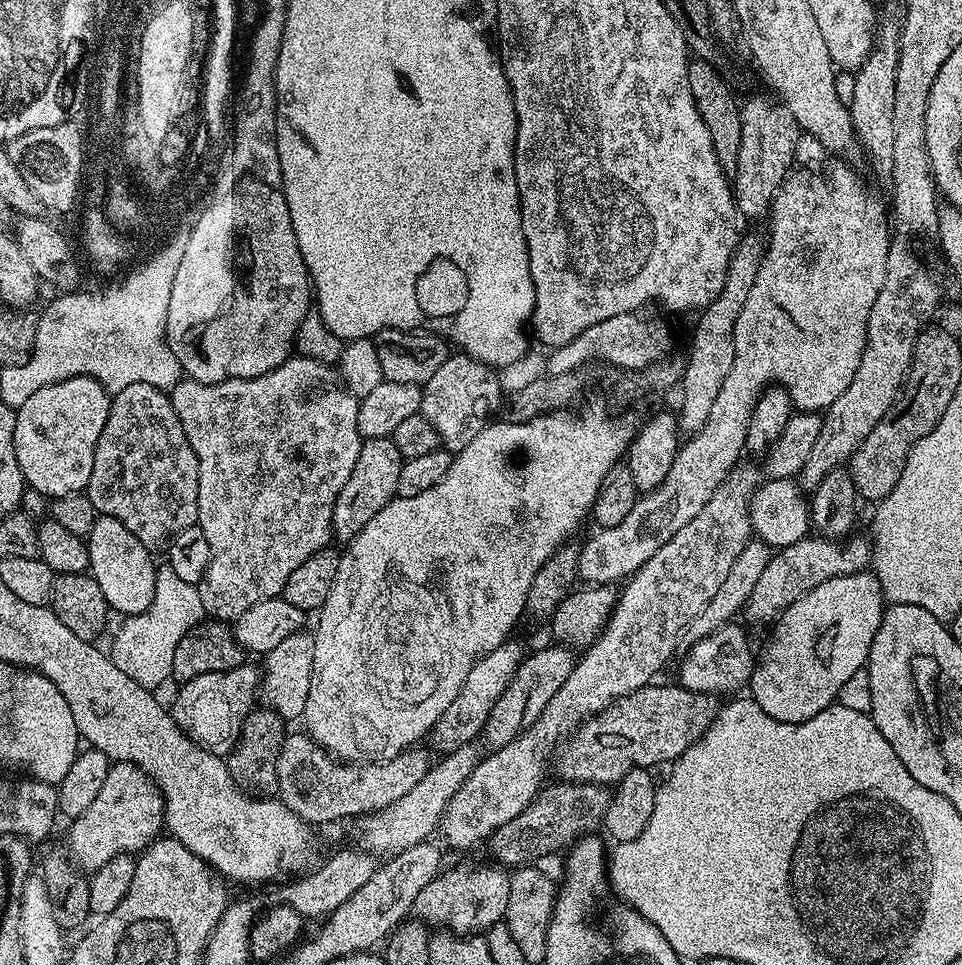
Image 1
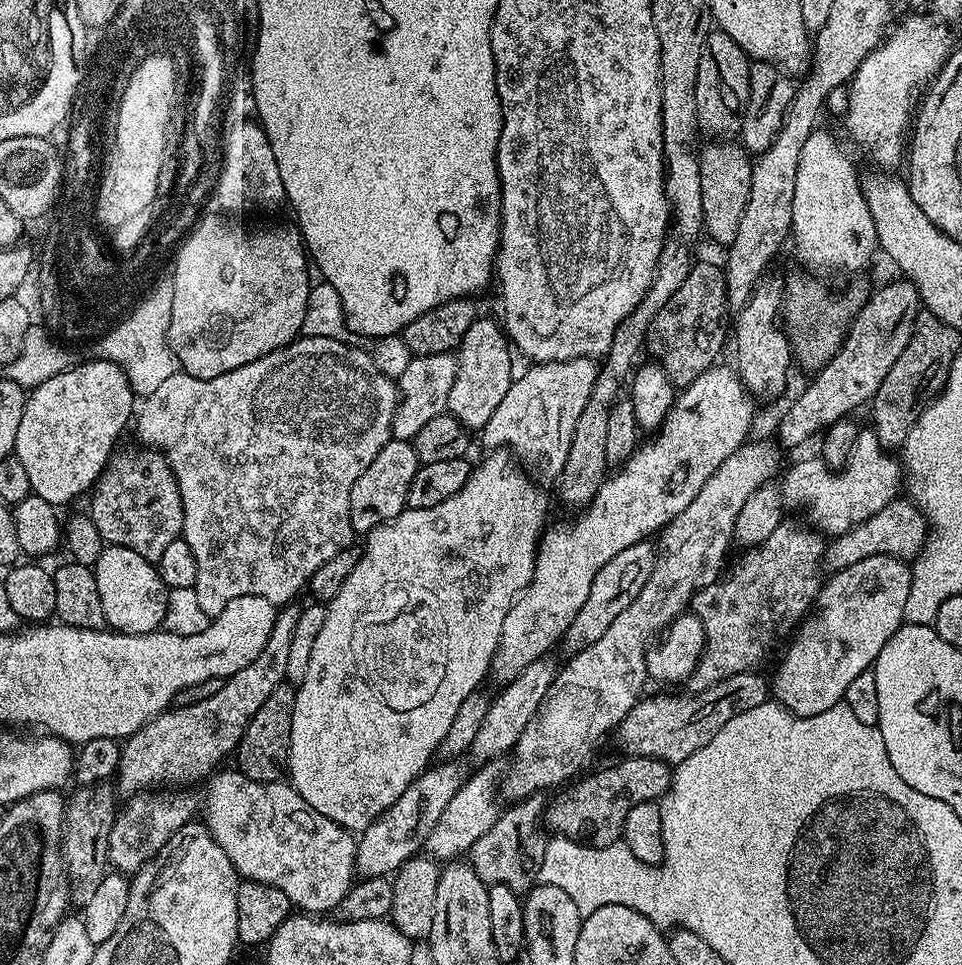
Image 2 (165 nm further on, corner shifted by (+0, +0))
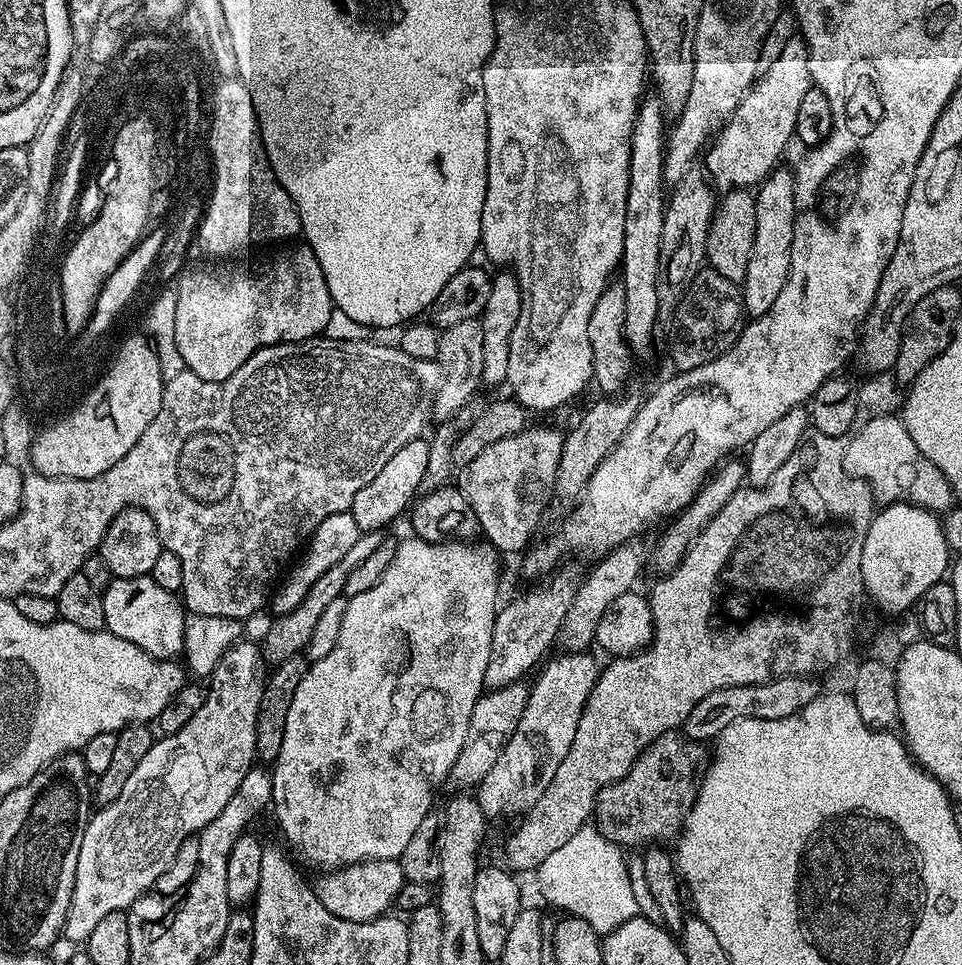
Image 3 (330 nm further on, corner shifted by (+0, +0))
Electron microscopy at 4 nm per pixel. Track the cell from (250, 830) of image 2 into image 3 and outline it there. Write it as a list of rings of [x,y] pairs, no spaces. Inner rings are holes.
[[[399,859],[360,860],[357,864],[346,864],[339,870],[328,870],[320,875],[324,876],[314,880],[316,897],[330,914],[350,922],[366,922],[385,915],[395,905],[396,895],[405,884]]]

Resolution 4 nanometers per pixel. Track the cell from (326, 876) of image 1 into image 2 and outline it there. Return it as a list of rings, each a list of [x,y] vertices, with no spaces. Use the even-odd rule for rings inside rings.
[[[445,760],[426,768],[394,806],[364,829],[356,845],[356,871],[361,877],[391,877],[425,847],[430,830],[442,818],[450,798],[464,785],[466,772],[460,766],[455,760]]]

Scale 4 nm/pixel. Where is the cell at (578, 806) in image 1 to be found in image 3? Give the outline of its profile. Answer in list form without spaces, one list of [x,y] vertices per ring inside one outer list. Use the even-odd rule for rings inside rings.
[[[675,731],[665,732],[664,735],[659,736],[656,741],[653,742],[648,748],[641,751],[640,757],[634,762],[634,766],[630,766],[630,770],[622,778],[618,778],[613,784],[607,784],[605,788],[599,792],[596,796],[596,807],[594,809],[594,827],[603,834],[610,842],[621,846],[627,846],[627,844],[644,844],[643,846],[652,846],[657,842],[664,842],[660,840],[672,840],[675,841],[679,837],[683,827],[684,820],[688,817],[688,812],[692,808],[692,804],[696,800],[696,789],[698,787],[698,781],[701,779],[702,773],[705,771],[706,765],[710,760],[710,752],[708,752],[703,743],[695,740],[689,740],[683,735],[677,734]]]

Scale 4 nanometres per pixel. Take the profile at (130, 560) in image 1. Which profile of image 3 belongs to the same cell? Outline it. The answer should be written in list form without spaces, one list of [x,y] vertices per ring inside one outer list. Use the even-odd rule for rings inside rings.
[[[151,575],[113,578],[102,593],[104,598],[104,628],[126,642],[134,642],[146,654],[159,660],[179,657],[184,650],[184,618],[186,609],[181,597],[162,590]]]

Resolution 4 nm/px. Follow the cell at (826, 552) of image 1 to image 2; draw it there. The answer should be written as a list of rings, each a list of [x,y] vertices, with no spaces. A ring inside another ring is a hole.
[[[897,498],[890,502],[890,506],[878,510],[874,518],[868,518],[846,534],[829,539],[824,549],[824,564],[830,566],[829,569],[839,570],[871,556],[894,556],[911,562],[923,550],[929,531],[928,521],[911,499]]]

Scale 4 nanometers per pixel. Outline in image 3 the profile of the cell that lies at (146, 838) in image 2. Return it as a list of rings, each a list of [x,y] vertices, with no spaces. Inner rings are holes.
[[[248,638],[241,639],[226,650],[211,674],[212,689],[207,689],[202,710],[169,736],[161,735],[146,750],[142,762],[134,766],[134,774],[126,778],[122,794],[114,802],[103,805],[100,812],[91,813],[88,825],[82,834],[82,846],[78,850],[78,866],[74,874],[74,890],[70,898],[70,910],[66,914],[63,939],[86,942],[98,926],[101,918],[111,912],[131,909],[132,904],[147,888],[152,888],[168,872],[168,867],[176,860],[180,847],[188,836],[195,837],[218,814],[238,790],[238,782],[254,767],[256,755],[256,727],[258,710],[262,702],[262,690],[266,679],[266,664],[262,659],[259,643],[251,644]]]

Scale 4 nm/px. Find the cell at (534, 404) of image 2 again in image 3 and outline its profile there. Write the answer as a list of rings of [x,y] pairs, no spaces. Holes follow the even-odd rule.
[[[529,426],[510,438],[494,442],[494,446],[482,450],[474,462],[459,469],[460,493],[470,502],[475,523],[484,531],[483,539],[497,552],[520,554],[533,543],[532,535],[544,516],[544,507],[556,490],[564,438],[565,433],[556,428]]]

